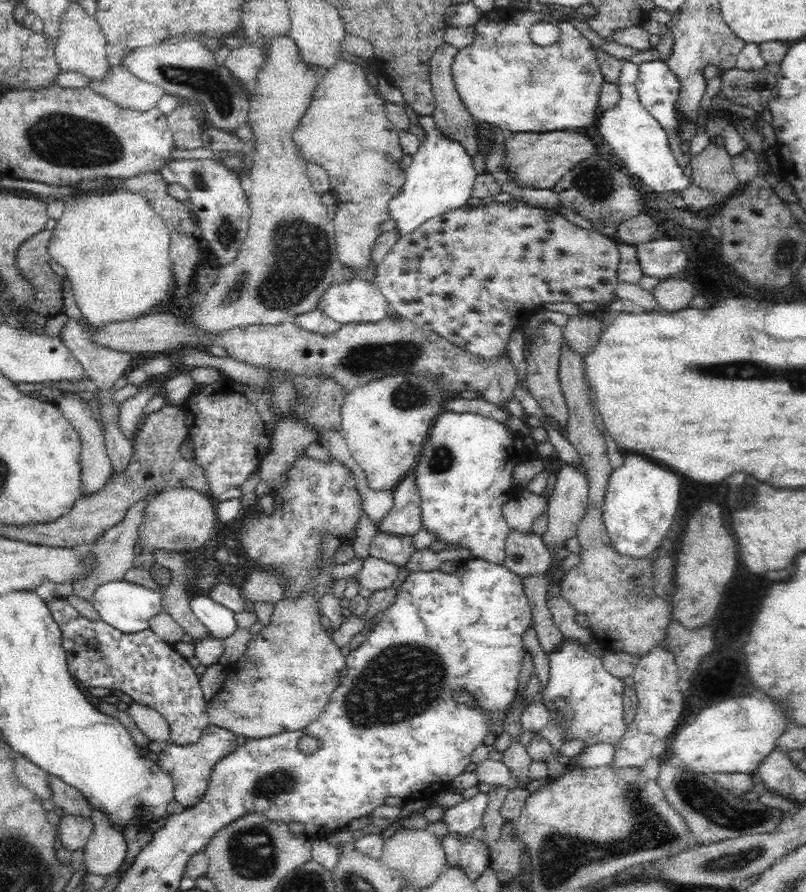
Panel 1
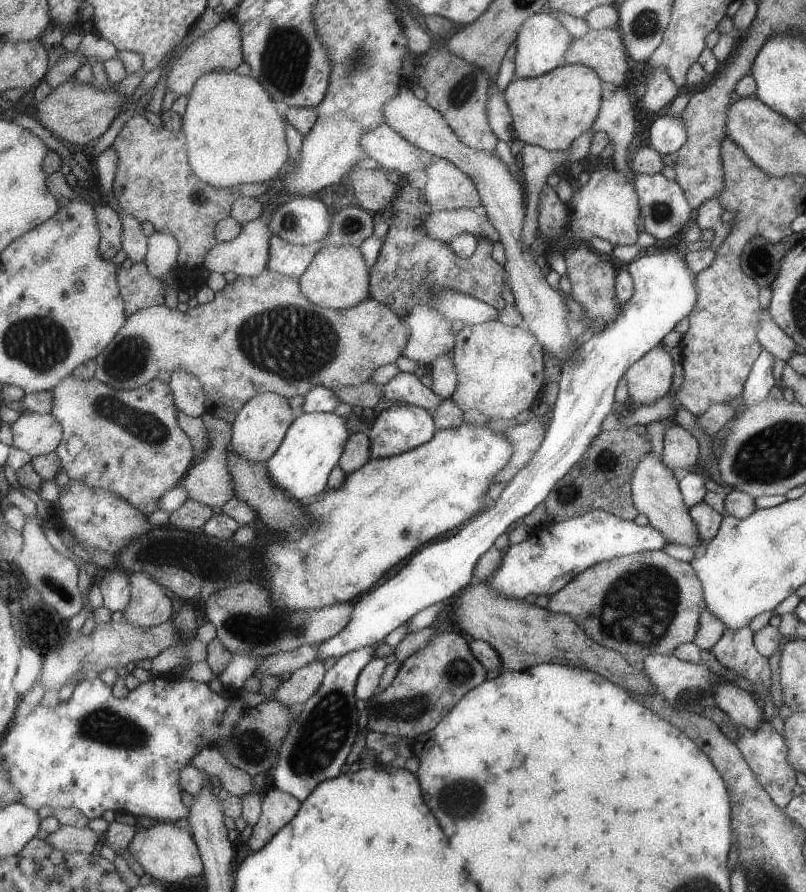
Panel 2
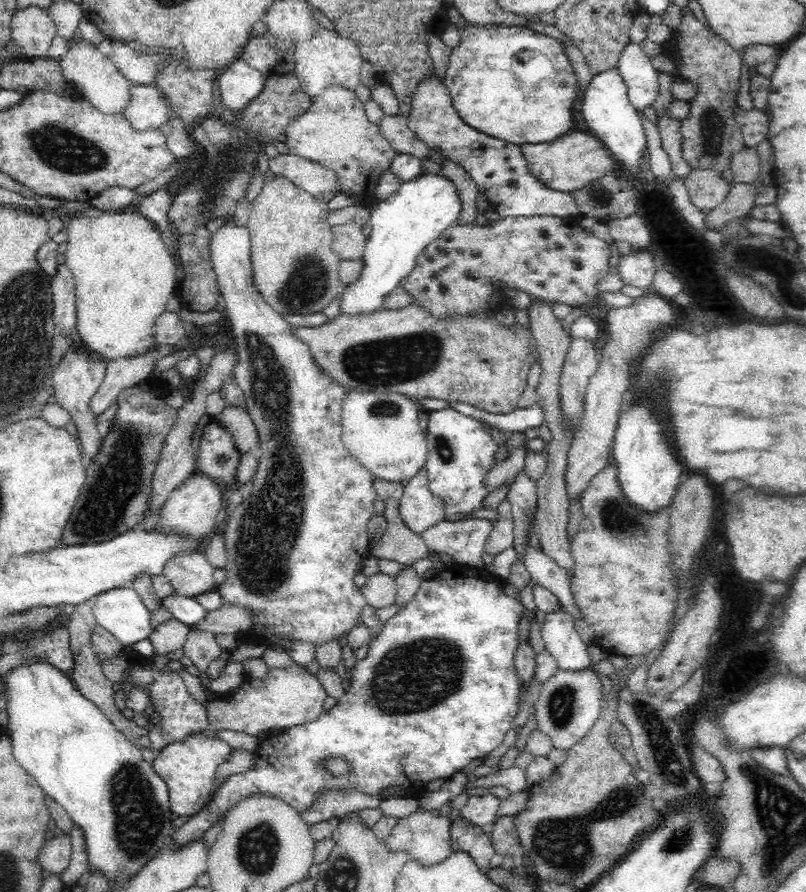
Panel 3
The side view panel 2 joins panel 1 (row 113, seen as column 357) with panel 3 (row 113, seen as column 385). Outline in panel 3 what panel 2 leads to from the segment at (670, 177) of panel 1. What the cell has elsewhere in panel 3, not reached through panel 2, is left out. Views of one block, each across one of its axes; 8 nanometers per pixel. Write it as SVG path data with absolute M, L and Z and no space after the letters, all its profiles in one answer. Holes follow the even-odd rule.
M610 68L593 76L584 88L579 104L580 124L586 124L586 132L594 135L604 143L616 162L622 162L626 168L636 172L636 160L640 150L646 146L646 139L640 119L636 117L636 108L630 104L623 77L618 68Z

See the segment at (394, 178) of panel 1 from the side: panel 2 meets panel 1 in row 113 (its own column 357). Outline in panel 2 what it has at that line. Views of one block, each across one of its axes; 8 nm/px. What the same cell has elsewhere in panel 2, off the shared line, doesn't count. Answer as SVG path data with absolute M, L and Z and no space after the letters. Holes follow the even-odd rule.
M267 268L261 270L257 276L253 278L245 276L237 276L232 282L226 283L225 286L214 293L213 300L207 304L197 304L189 307L185 312L181 312L176 308L167 308L163 305L151 305L149 307L140 308L139 311L133 312L125 319L125 326L121 328L116 339L99 356L97 356L97 372L95 379L102 383L108 384L117 390L133 390L133 388L143 387L149 380L157 379L159 372L173 372L173 370L185 370L187 374L195 376L201 384L204 396L204 410L209 414L232 424L236 415L241 408L245 406L253 398L264 392L277 393L279 396L293 398L293 396L305 396L309 390L313 390L316 386L322 386L331 390L339 390L339 388L352 387L361 384L367 380L367 376L374 372L379 366L395 362L395 358L404 352L404 348L408 344L409 328L405 325L404 320L395 309L389 304L381 304L380 301L373 300L371 296L367 296L365 300L357 306L352 306L345 310L323 308L309 301L307 297L300 291L299 280L297 277L285 276Z

